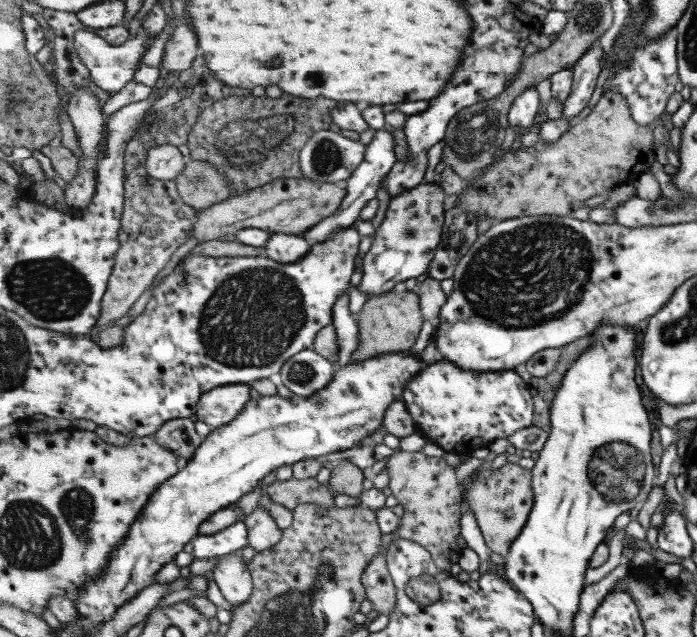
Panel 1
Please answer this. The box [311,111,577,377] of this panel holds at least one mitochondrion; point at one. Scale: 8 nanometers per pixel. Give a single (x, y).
(406, 231)

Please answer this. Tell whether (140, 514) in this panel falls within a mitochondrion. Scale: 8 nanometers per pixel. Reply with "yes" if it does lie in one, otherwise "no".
no

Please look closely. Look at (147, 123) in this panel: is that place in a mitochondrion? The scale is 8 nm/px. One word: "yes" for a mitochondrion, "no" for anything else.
no

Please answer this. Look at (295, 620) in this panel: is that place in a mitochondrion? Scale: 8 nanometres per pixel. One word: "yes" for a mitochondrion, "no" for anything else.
yes

